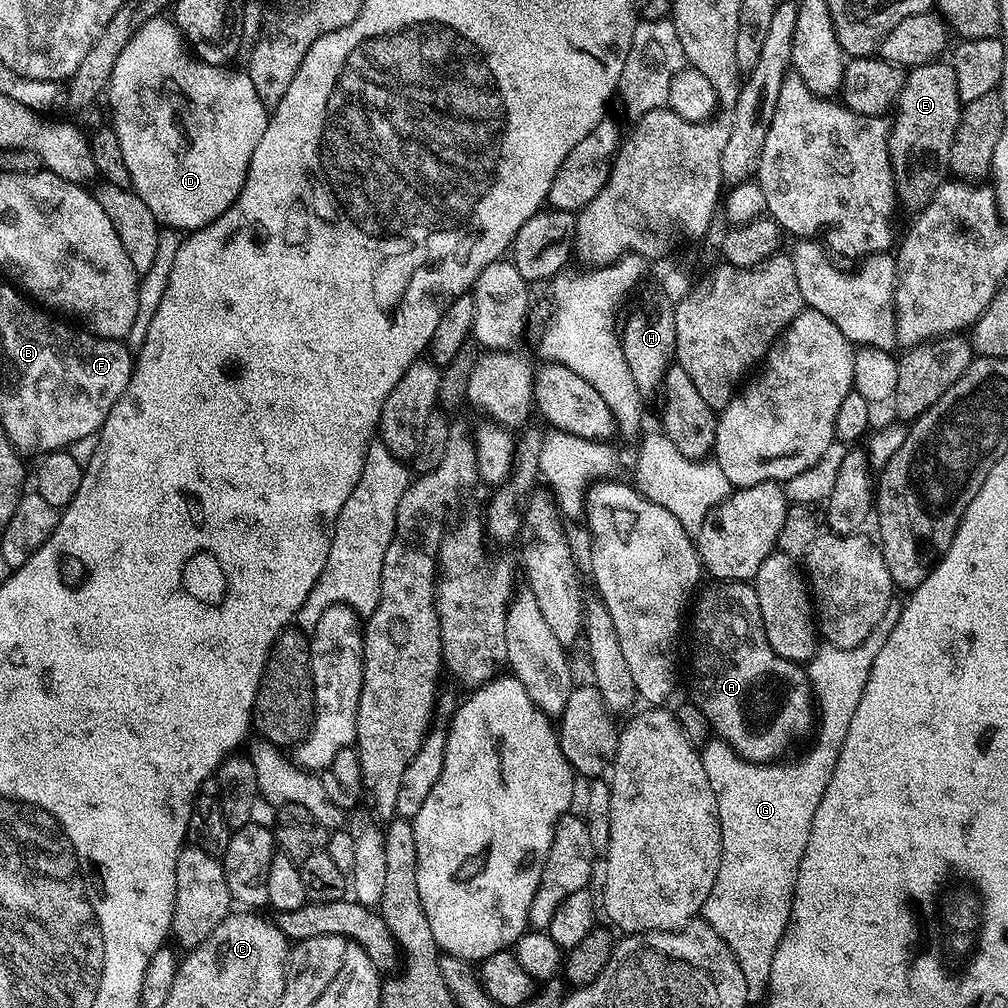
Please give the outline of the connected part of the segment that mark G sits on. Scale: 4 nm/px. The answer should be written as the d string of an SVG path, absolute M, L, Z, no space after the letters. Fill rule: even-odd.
M899 599L890 601L886 606L886 614L882 614L882 619L878 626L874 626L870 638L866 638L858 646L839 648L825 643L817 647L815 655L807 661L808 678L812 681L814 694L818 699L818 716L824 721L820 724L820 737L817 738L812 753L801 764L792 764L789 768L749 764L728 743L719 738L712 738L700 752L706 778L710 778L710 790L714 790L722 842L718 878L706 898L702 916L708 920L710 926L719 928L727 941L732 942L738 966L742 966L746 974L746 994L749 1001L765 999L770 982L770 966L774 962L774 950L778 950L778 942L792 919L792 891L796 889L798 866L802 862L806 842L812 833L814 810L818 810L818 802L822 802L822 794L826 794L826 786L830 786L842 742L846 742L846 734L850 730L850 718L854 718L854 710L858 710L858 702L862 702L862 690L866 690L874 658L878 658L878 650L886 646L888 635L894 630L894 626L898 626L901 607Z

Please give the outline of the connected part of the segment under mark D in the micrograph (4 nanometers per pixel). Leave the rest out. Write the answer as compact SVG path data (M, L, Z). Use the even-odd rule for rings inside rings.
M164 19L148 20L130 38L130 42L126 42L126 50L122 50L122 54L118 54L118 62L114 62L114 74L108 83L106 97L112 103L110 124L118 134L122 158L126 158L126 170L130 170L134 191L161 225L172 230L195 230L217 220L238 198L246 182L250 158L254 158L254 150L258 146L256 136L262 138L260 128L268 128L270 112L267 108L260 112L264 103L256 104L259 98L252 100L252 128L248 128L248 132L240 132L236 140L232 140L232 136L224 136L224 132L220 132L220 136L216 136L216 132L208 136L205 128L196 128L191 121L194 107L188 101L189 93L172 79L172 68L180 64L176 56L180 56L180 44L185 39L182 36L176 40L180 29L171 19Z

